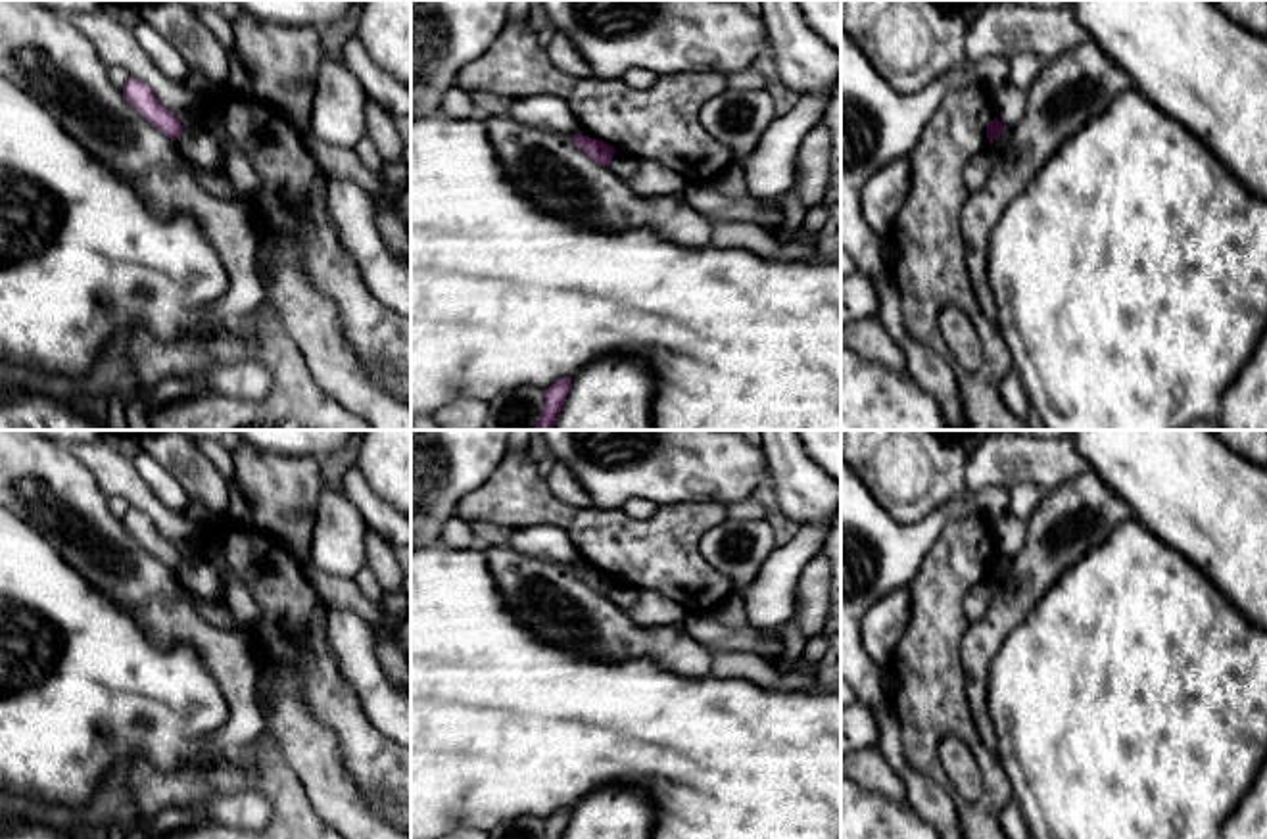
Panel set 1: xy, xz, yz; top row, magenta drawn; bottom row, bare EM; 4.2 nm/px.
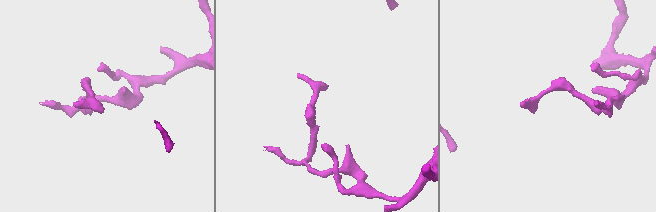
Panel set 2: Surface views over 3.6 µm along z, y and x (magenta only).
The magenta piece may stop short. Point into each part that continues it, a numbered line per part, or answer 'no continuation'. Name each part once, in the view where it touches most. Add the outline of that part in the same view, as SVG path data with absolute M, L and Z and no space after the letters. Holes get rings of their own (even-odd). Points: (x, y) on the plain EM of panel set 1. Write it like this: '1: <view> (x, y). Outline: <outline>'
no continuation

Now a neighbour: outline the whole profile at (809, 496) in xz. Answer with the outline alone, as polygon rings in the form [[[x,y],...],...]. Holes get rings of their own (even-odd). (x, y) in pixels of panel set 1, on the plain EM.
[[[760,430],[777,511],[799,526],[827,524],[841,511],[841,484],[808,455],[797,430]]]

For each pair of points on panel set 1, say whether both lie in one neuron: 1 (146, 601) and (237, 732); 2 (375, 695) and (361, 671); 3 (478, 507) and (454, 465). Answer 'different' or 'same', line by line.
1: same
2: same
3: different

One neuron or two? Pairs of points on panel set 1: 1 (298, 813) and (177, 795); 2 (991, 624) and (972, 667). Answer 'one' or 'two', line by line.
1: one
2: one

